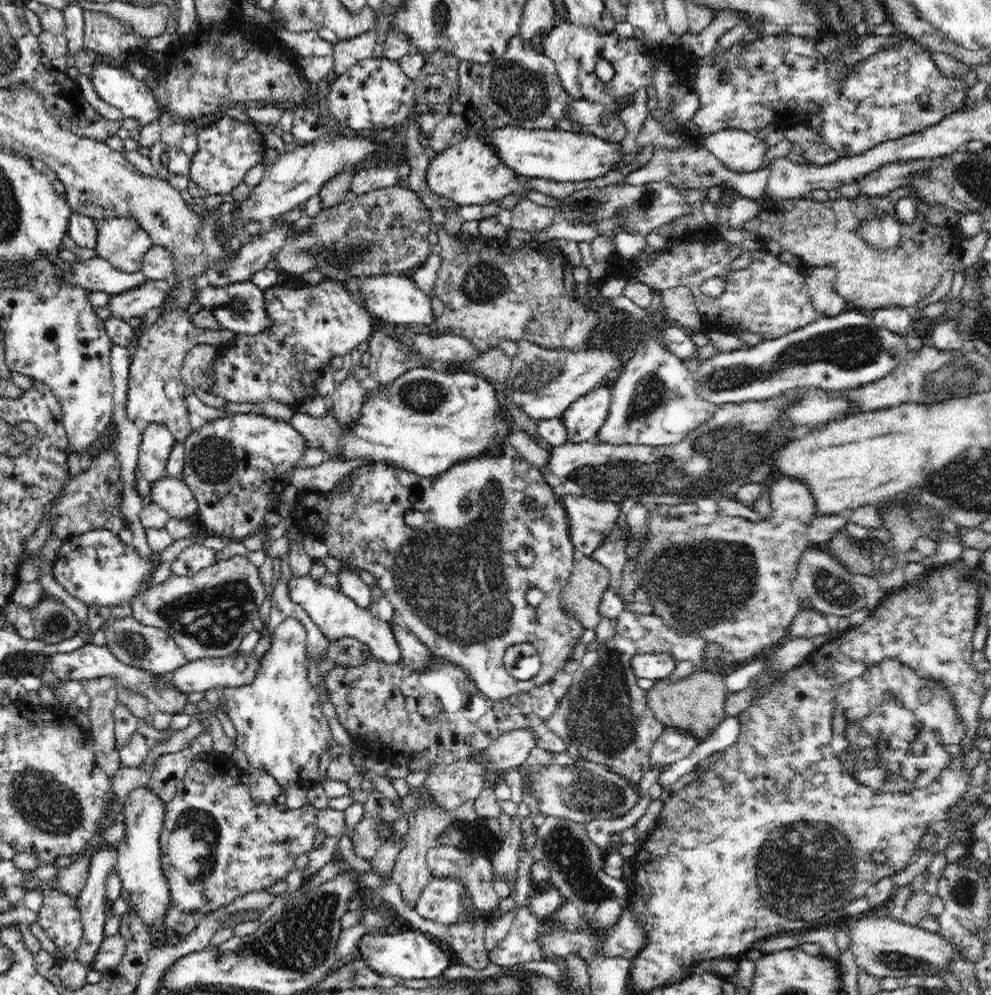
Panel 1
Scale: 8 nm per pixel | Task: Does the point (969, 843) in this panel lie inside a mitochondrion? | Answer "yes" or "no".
no

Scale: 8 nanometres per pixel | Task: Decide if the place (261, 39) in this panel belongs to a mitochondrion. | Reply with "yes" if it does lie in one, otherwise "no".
no

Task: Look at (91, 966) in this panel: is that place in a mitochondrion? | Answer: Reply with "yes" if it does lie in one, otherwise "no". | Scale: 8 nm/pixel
no

